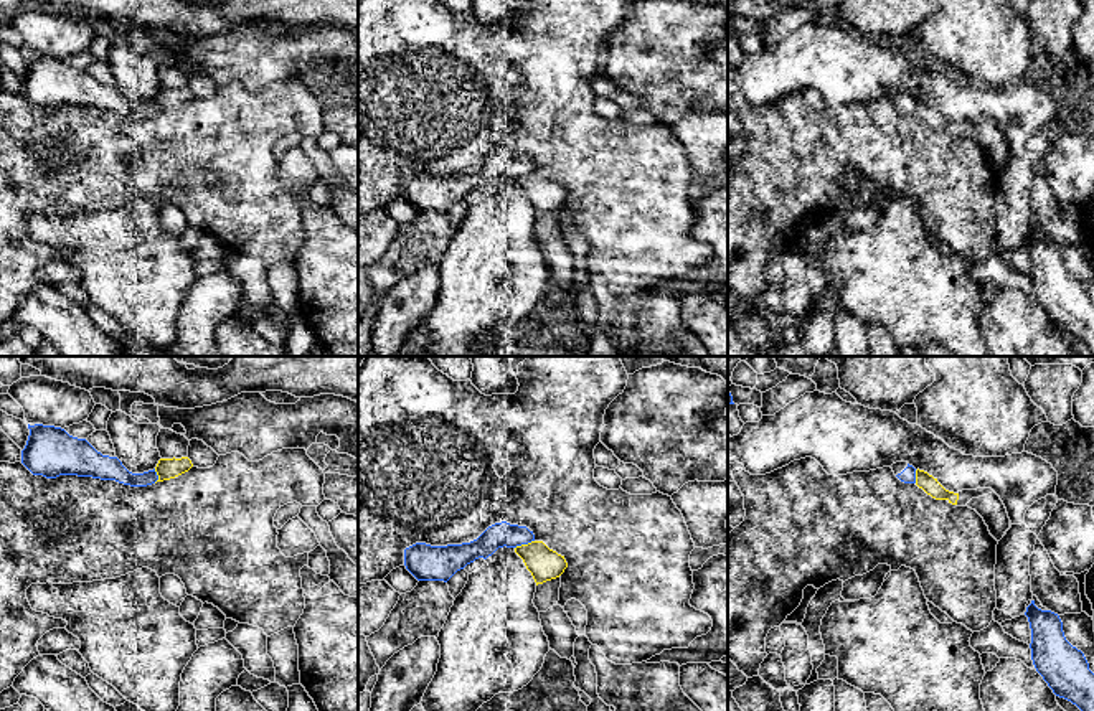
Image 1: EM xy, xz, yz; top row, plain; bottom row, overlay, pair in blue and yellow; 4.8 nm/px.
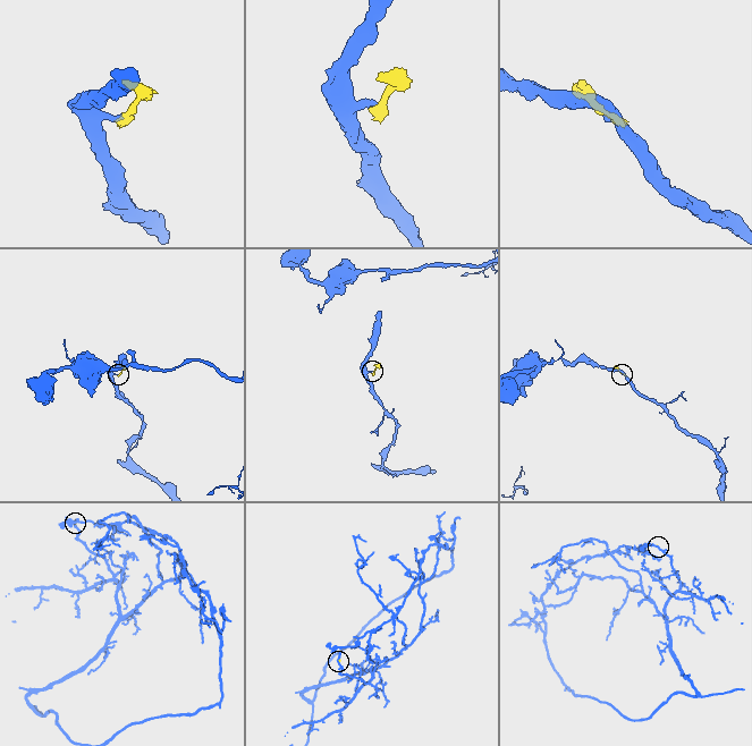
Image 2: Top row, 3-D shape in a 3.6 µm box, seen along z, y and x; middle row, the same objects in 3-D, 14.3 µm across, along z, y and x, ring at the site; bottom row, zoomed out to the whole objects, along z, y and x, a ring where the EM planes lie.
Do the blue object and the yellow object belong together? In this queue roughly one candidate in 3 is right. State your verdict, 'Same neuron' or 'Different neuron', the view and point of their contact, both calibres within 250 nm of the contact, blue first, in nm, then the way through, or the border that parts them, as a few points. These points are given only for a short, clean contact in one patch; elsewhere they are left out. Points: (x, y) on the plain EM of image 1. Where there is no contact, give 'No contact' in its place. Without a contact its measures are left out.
Different neuron. Touches blue at xz (523, 174). Thickness 120 nm (blue) against 160 nm

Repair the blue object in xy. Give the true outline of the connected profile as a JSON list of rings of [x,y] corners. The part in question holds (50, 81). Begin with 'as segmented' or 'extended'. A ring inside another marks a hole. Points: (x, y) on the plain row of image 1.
as segmented; [[[30,56],[30,66],[21,81],[21,94],[33,104],[46,109],[59,106],[116,111],[130,117],[147,117],[158,111],[153,101],[129,102],[117,87],[102,86],[86,69],[69,66],[54,56]]]

